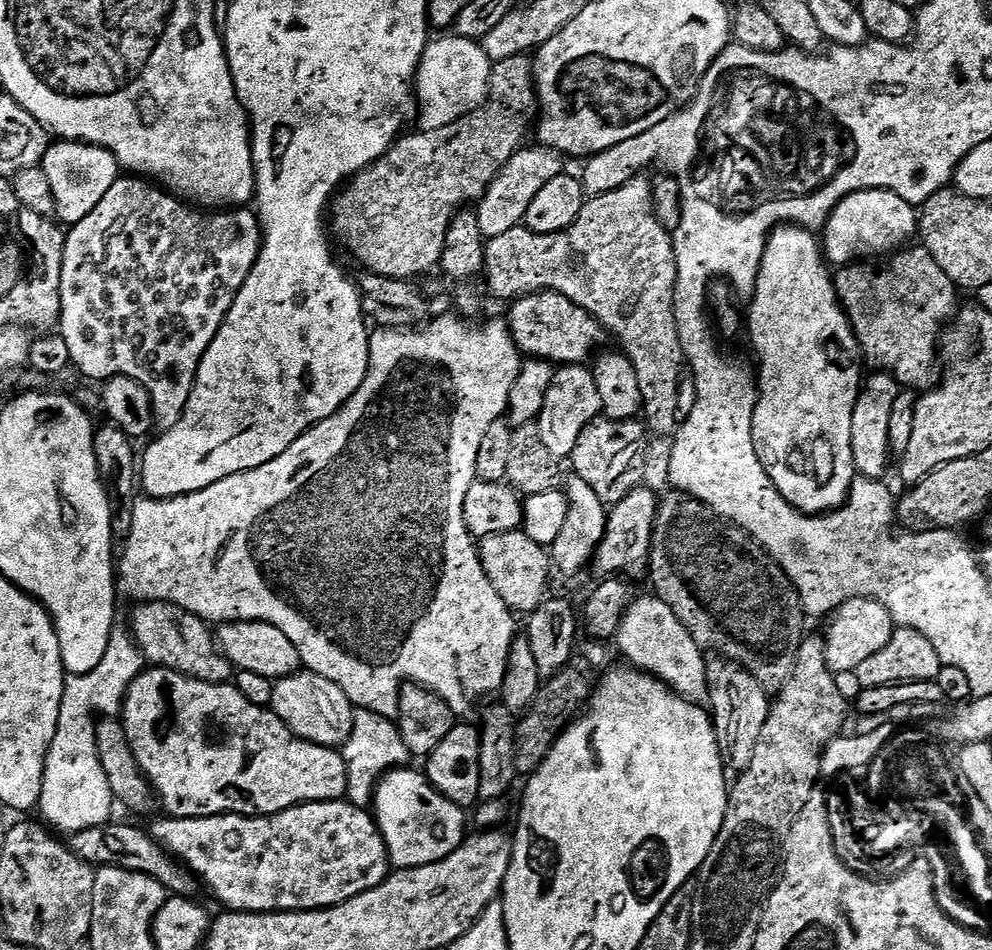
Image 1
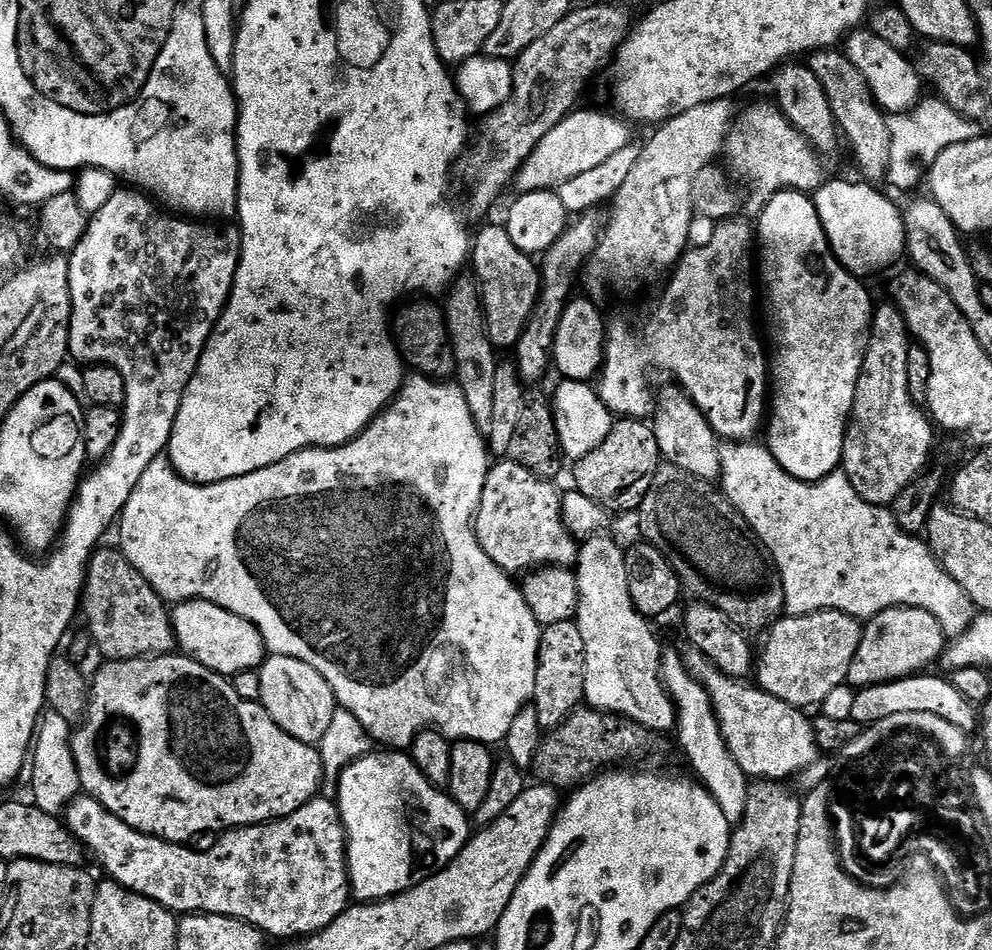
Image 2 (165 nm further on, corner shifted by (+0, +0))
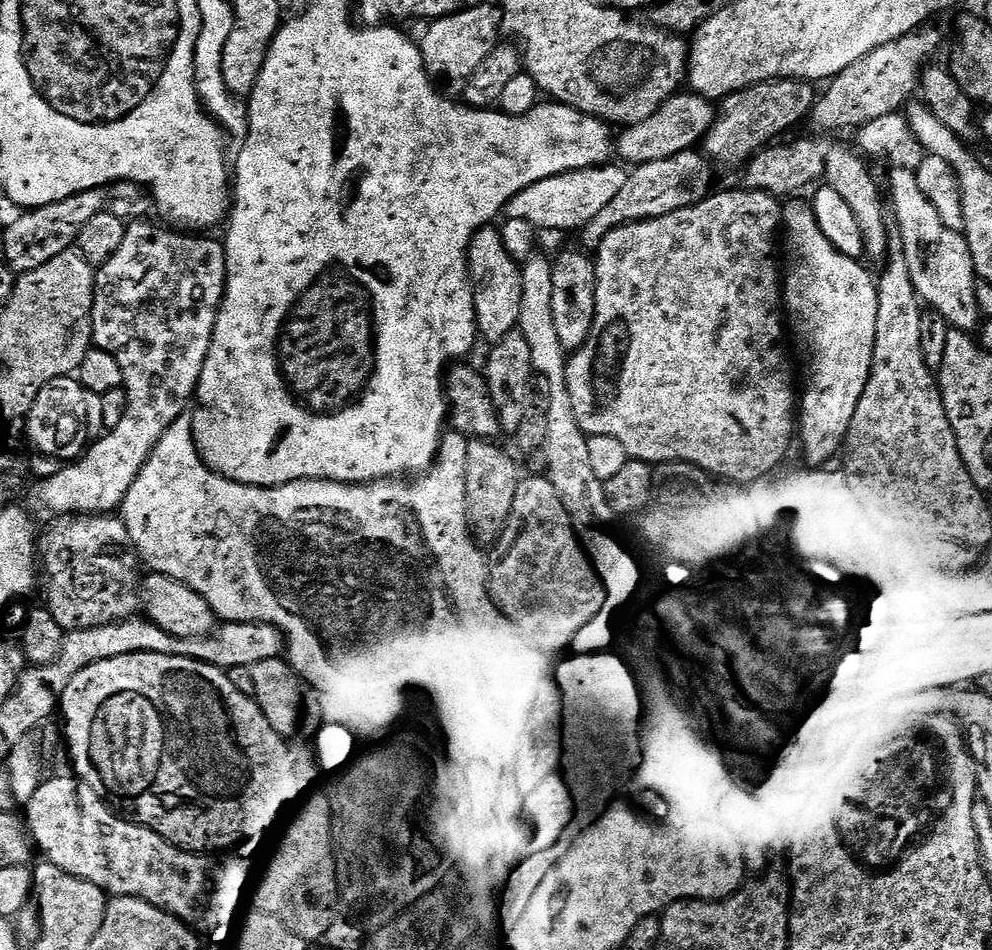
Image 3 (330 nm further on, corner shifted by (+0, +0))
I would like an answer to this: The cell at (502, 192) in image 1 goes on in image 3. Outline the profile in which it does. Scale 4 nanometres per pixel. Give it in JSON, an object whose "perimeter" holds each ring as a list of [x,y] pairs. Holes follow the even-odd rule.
{"perimeter":[[[688,90],[671,96],[661,108],[651,112],[642,120],[629,123],[623,129],[625,132],[621,136],[619,133],[619,155],[621,152],[629,160],[629,165],[635,166],[695,149],[696,140],[701,141],[707,135],[718,115],[717,109],[712,109],[712,104],[713,101],[709,97],[693,94]]]}

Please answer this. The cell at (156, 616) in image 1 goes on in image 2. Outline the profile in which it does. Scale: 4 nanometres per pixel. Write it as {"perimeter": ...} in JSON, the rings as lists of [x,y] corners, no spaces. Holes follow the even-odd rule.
{"perimeter":[[[103,548],[92,553],[82,593],[82,616],[88,619],[92,640],[103,659],[138,660],[175,653],[178,645],[166,601],[134,570],[123,551]]]}

